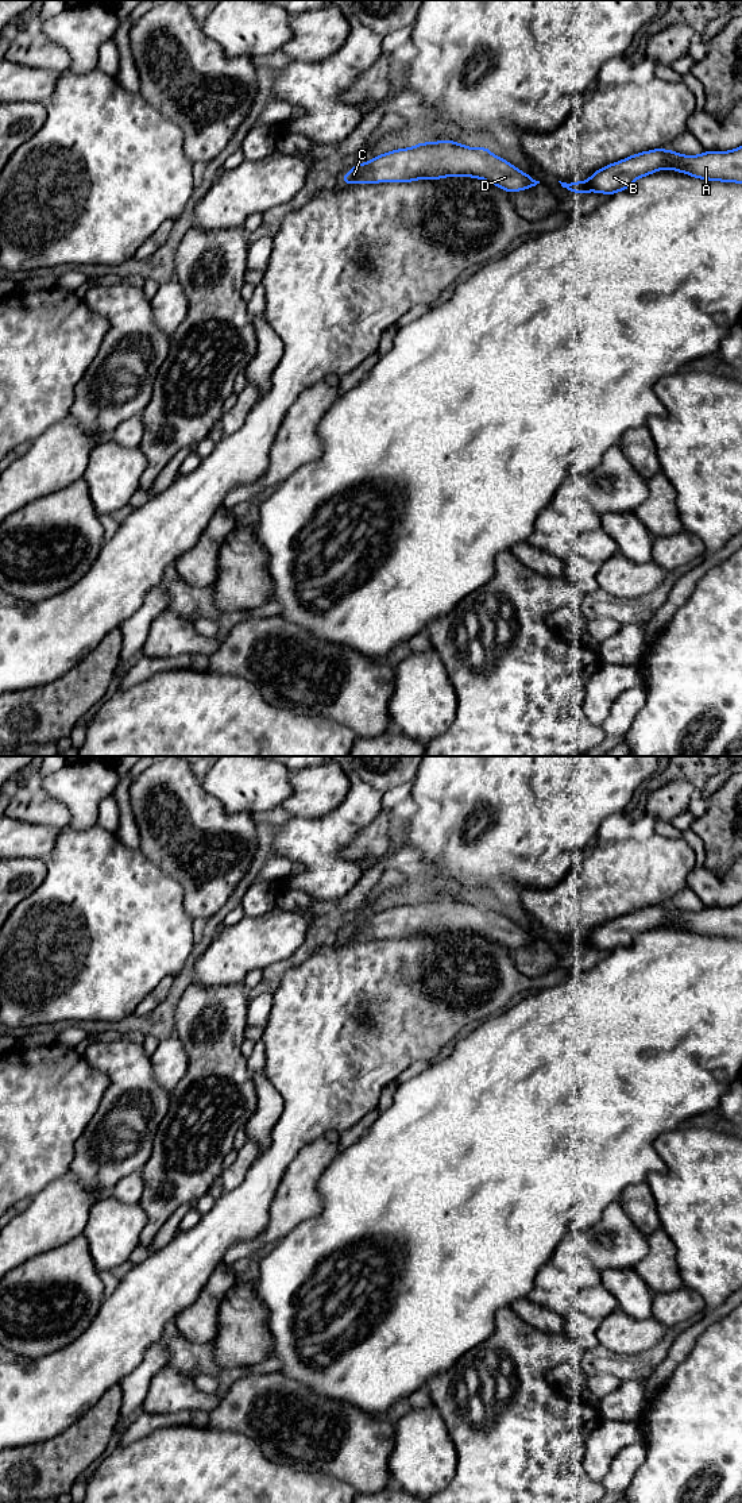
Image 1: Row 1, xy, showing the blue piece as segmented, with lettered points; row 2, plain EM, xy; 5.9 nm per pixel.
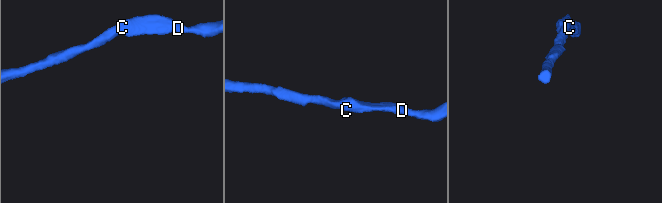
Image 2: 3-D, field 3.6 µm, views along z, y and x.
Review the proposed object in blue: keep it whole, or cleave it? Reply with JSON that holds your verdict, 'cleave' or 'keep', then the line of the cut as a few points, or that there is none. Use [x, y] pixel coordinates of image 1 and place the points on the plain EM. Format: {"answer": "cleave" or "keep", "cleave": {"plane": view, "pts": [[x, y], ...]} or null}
{"answer": "keep", "cleave": null}

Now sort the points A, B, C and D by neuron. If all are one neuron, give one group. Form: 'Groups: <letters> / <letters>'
Groups: A B C D

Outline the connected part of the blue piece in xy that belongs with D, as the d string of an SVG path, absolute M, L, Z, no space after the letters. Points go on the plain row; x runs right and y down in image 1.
M449 895L417 899L358 920L341 933L344 940L411 939L444 933L484 936L509 949L540 940L487 903L472 905Z

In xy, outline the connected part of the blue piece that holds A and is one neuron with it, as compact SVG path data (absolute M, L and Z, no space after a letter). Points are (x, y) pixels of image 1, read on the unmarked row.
M742 902L731 907L704 907L700 912L683 912L672 906L656 905L607 921L587 937L559 939L567 948L598 948L611 952L629 945L635 936L664 925L702 936L742 940Z

